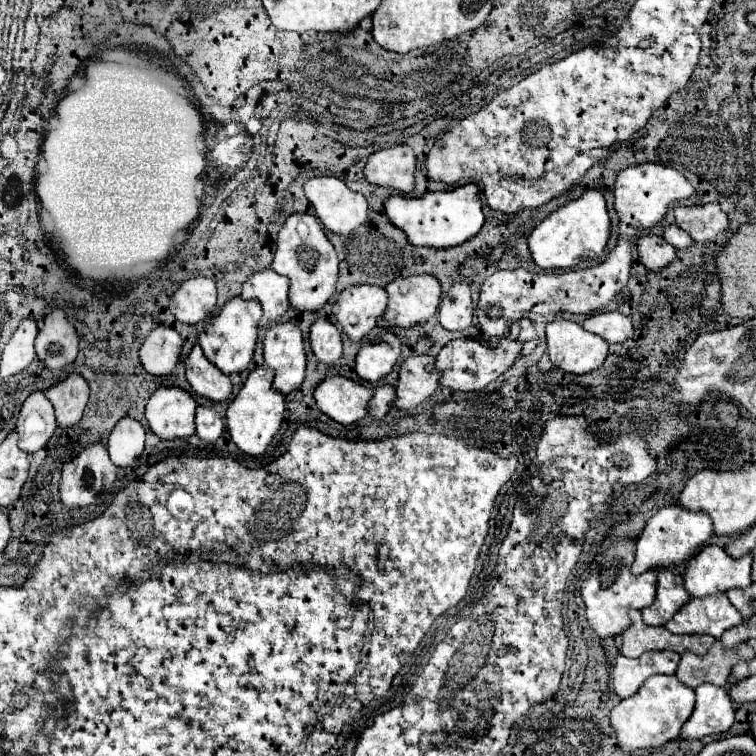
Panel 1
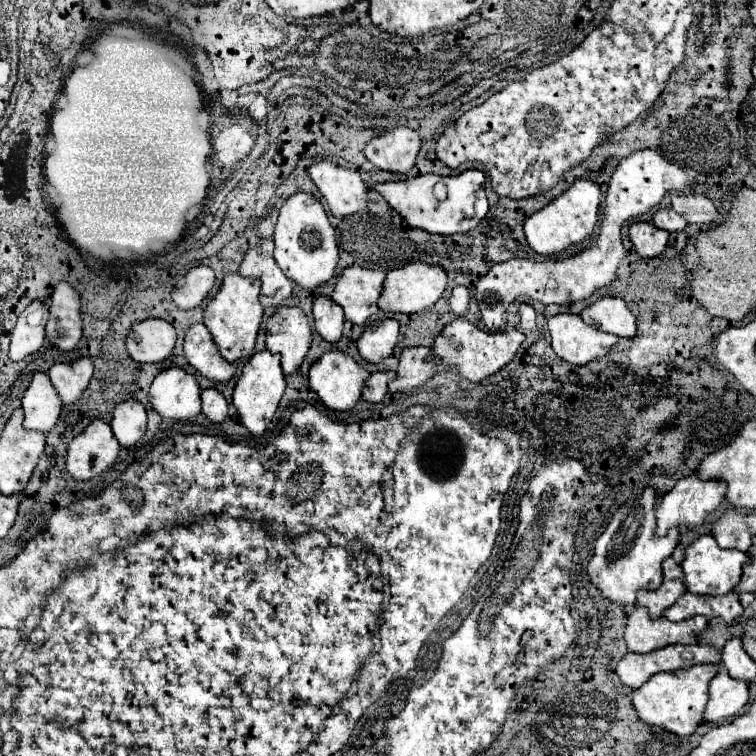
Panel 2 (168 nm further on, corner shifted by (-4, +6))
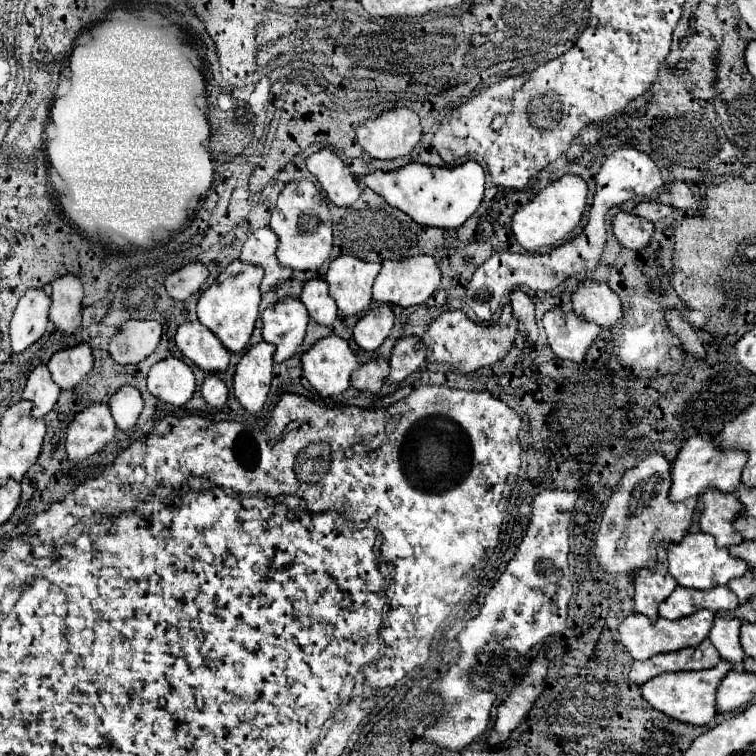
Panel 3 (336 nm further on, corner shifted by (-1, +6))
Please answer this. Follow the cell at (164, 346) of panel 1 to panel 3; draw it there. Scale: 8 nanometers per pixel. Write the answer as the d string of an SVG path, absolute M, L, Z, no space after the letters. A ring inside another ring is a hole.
M131 319L109 341L109 355L121 365L139 363L149 357L161 339L161 325L157 321Z

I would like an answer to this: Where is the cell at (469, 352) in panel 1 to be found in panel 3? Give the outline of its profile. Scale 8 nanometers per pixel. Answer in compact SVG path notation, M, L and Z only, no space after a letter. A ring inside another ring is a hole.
M445 311L429 325L421 341L429 349L427 353L429 361L447 363L459 367L465 373L471 373L481 367L499 363L513 347L515 335L517 335L517 319L511 313L503 313L501 319L495 323L473 323L463 311Z

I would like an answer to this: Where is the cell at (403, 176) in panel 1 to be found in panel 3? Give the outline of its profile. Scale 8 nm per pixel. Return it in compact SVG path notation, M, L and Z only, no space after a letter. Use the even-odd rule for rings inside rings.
M393 107L355 127L359 145L375 159L409 155L421 139L421 123L409 107Z

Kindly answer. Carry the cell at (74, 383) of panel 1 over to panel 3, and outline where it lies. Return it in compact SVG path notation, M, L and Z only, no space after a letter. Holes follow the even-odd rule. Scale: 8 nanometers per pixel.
M79 343L69 349L57 351L47 363L53 381L61 389L73 389L93 369L93 353L89 343Z

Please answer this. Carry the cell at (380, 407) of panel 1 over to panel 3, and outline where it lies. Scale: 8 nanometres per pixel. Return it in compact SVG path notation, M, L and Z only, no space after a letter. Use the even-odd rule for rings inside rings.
M369 361L363 363L357 371L351 375L351 385L361 391L371 391L377 393L389 375L389 363L387 361Z

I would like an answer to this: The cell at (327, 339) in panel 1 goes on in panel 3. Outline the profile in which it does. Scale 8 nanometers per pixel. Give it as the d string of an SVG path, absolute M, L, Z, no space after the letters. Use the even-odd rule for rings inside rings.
M309 279L303 285L299 299L307 307L309 315L321 325L331 325L339 317L337 305L329 295L329 285L325 283L325 279Z

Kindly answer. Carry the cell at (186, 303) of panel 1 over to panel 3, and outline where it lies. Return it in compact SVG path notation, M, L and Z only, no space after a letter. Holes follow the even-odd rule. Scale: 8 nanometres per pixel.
M191 263L191 265L185 265L179 271L171 273L165 279L165 289L173 299L185 301L201 289L207 275L209 275L209 271L203 263Z

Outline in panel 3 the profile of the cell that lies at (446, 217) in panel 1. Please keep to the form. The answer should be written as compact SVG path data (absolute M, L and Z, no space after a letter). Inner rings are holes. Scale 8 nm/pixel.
M465 161L457 167L431 167L425 163L407 163L395 171L373 171L357 177L359 183L379 193L391 207L407 213L415 223L429 227L455 229L463 225L481 205L485 191L485 173L477 161Z

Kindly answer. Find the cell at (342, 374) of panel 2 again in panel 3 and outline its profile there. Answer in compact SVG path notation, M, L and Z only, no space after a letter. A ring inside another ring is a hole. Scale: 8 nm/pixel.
M327 335L301 355L307 381L323 395L339 395L349 387L351 371L359 367L359 359L349 343L337 335Z

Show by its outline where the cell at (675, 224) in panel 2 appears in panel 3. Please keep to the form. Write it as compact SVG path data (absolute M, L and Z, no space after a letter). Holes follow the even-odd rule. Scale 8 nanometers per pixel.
M641 201L641 203L635 205L635 213L639 217L645 217L645 219L649 219L649 221L655 223L655 221L659 221L663 217L669 217L673 213L673 207L663 205L659 201Z

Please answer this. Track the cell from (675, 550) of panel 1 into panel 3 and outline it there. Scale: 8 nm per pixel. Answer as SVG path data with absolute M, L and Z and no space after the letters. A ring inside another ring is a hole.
M695 435L689 437L677 459L673 461L673 485L671 485L671 501L685 501L689 497L699 497L705 493L707 487L717 487L719 491L725 493L733 493L739 485L739 477L741 471L747 463L747 453L745 451L721 451L721 447L717 447L717 441L711 435Z

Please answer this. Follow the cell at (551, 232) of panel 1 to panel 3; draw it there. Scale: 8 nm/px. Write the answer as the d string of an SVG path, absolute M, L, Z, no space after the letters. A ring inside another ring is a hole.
M563 175L561 179L553 181L551 185L541 189L527 205L521 205L521 209L517 209L517 213L513 215L511 231L517 243L527 251L535 251L545 245L555 245L579 225L581 215L585 211L585 199L587 183L579 175Z

